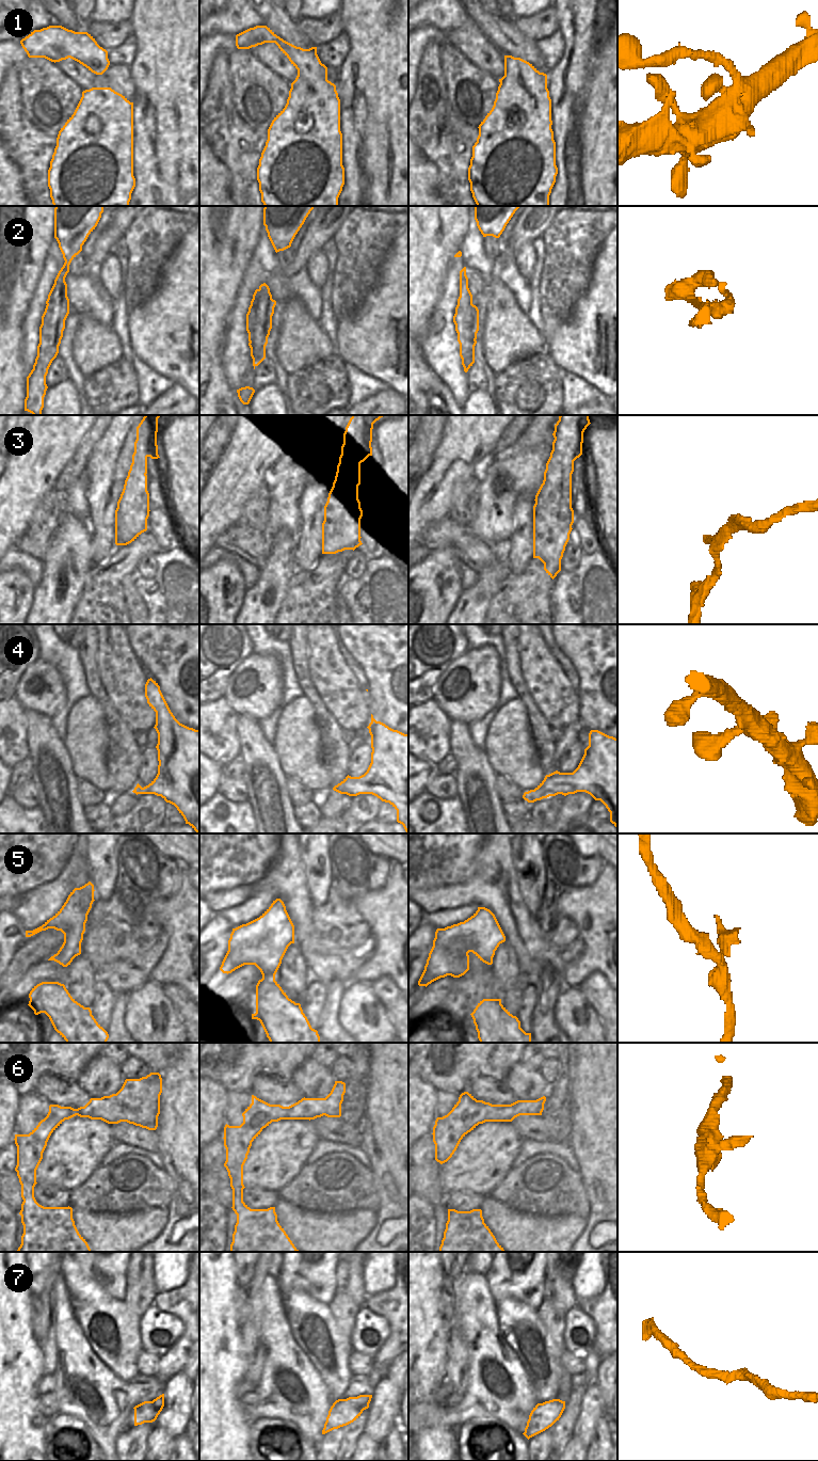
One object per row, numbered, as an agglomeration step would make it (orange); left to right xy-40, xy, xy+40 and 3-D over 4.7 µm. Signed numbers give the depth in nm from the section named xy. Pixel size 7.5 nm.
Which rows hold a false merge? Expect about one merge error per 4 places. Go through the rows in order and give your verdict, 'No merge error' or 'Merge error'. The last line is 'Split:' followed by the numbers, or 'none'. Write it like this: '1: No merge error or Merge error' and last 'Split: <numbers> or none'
1: No merge error
2: Merge error
3: Merge error
4: No merge error
5: No merge error
6: No merge error
7: Merge error
Split: 2, 3, 7.

